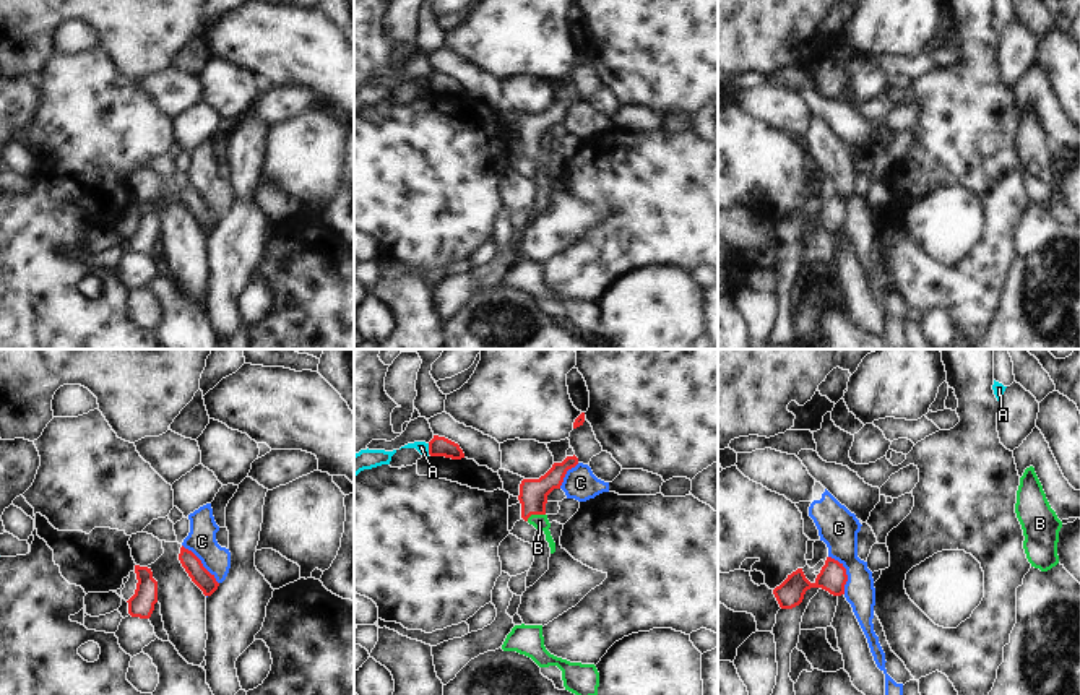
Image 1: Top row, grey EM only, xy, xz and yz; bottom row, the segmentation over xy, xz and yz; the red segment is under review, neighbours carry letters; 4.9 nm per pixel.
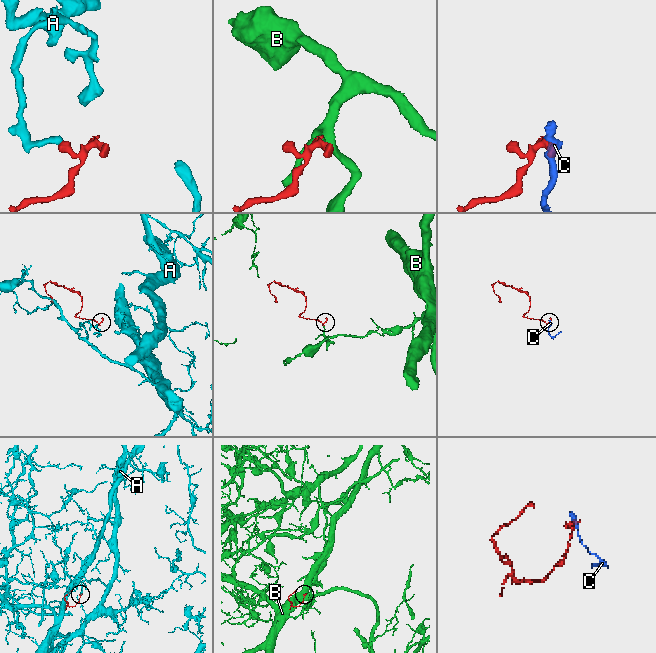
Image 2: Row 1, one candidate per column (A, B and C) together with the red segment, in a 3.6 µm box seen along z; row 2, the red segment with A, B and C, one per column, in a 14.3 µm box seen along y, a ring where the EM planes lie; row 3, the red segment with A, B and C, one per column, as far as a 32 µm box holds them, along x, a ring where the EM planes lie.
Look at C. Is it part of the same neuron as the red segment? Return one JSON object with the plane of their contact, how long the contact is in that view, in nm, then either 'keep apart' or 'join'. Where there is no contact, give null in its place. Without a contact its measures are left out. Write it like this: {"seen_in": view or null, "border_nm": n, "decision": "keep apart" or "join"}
{"seen_in": "yz", "border_nm": 200, "decision": "keep apart"}

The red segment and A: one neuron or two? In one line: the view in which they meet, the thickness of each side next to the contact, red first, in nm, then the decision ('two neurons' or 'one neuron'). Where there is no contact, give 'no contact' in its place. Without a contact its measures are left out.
xz | 100/60 nm | two neurons

